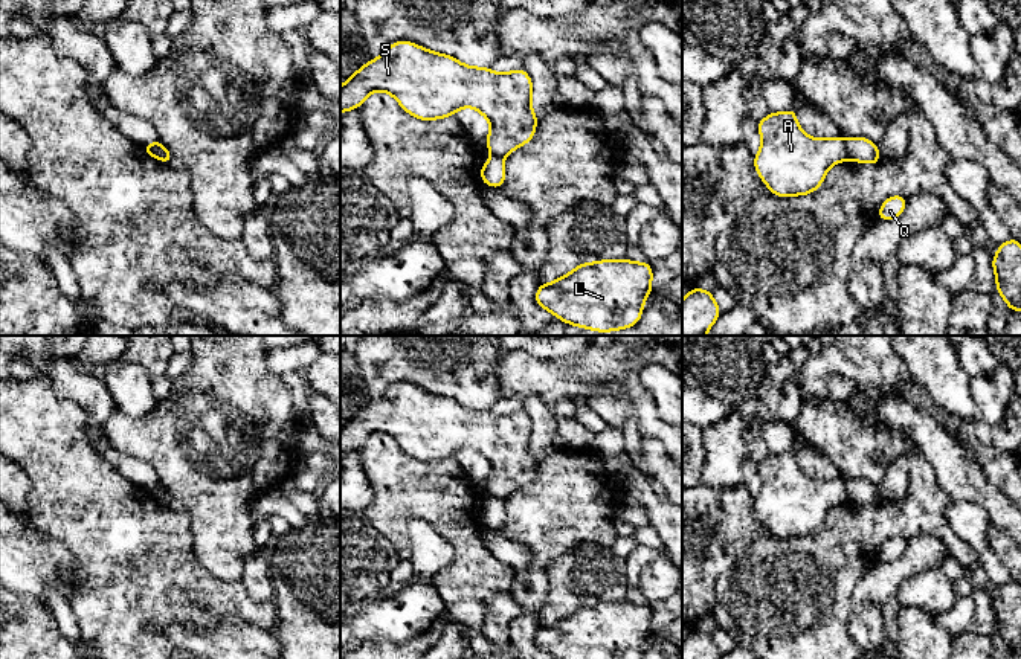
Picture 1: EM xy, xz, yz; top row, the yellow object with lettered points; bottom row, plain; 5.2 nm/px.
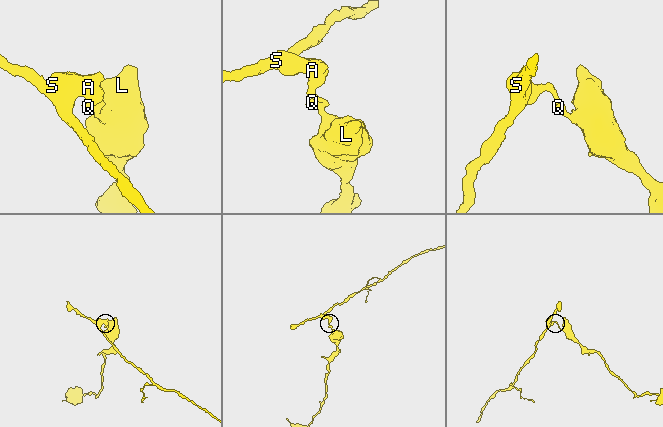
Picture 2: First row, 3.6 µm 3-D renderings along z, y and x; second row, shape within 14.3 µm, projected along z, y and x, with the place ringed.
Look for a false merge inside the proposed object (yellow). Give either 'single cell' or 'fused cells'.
fused cells

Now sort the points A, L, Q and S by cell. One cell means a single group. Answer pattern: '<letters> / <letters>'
A S / L Q

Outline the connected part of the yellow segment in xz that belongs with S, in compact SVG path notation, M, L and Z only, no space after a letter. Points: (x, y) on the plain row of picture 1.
M395 383L385 395L346 420L340 429L340 455L359 450L375 432L394 438L406 455L421 462L444 461L464 448L478 452L491 467L484 484L496 499L508 497L536 476L539 459L531 448L533 423L523 410L498 415L488 409L465 407L453 398L411 383Z

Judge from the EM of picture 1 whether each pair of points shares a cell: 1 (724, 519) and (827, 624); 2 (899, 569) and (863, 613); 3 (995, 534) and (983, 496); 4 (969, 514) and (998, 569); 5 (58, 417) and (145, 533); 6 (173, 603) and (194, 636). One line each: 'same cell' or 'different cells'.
1: different cells
2: same cell
3: different cells
4: same cell
5: same cell
6: different cells

